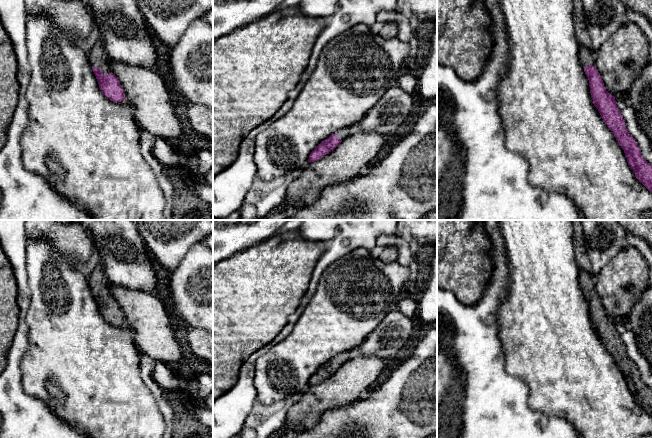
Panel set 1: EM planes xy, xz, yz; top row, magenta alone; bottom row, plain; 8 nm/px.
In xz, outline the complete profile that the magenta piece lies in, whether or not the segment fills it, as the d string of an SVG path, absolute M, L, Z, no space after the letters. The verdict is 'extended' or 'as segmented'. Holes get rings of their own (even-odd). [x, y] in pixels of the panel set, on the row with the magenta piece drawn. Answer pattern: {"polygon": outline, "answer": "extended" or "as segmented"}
{"polygon": "M353 125L323 140L309 155L308 163L314 162L333 151L344 139L359 132L359 126Z", "answer": "extended"}

